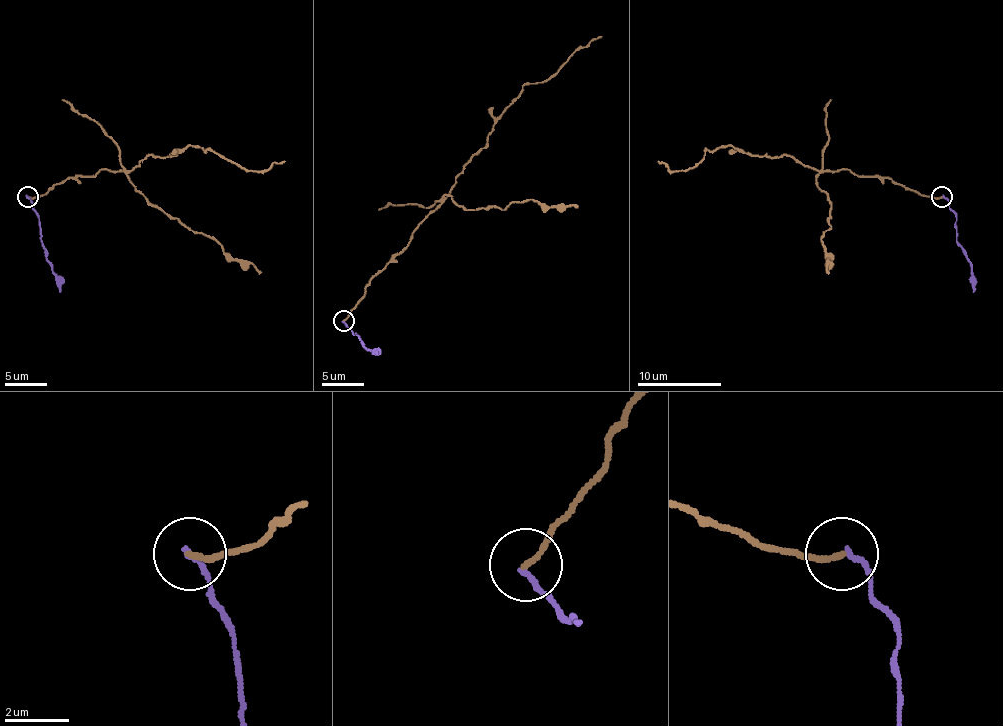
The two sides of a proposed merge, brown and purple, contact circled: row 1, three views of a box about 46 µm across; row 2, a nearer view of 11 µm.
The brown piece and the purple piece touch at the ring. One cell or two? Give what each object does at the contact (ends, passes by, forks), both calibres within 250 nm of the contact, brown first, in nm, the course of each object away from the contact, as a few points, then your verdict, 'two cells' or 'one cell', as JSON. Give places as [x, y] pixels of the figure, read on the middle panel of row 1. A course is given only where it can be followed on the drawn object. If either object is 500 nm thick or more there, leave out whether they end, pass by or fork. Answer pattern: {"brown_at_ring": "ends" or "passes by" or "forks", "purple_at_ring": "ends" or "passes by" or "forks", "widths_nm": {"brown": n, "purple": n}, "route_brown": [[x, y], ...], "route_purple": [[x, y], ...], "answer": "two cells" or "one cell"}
{"brown_at_ring": "ends", "purple_at_ring": "ends", "widths_nm": {"brown": 190, "purple": 180}, "route_brown": [[344, 320], [446, 194], [465, 163], [486, 144], [494, 119], [526, 84], [549, 80], [601, 36]], "route_purple": [[344, 322], [367, 349], [378, 351]], "answer": "two cells"}

